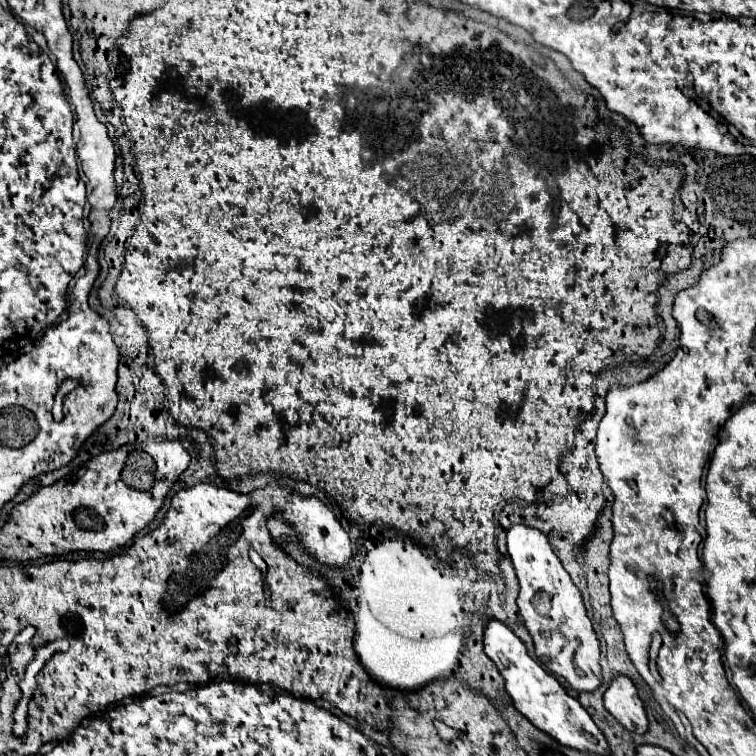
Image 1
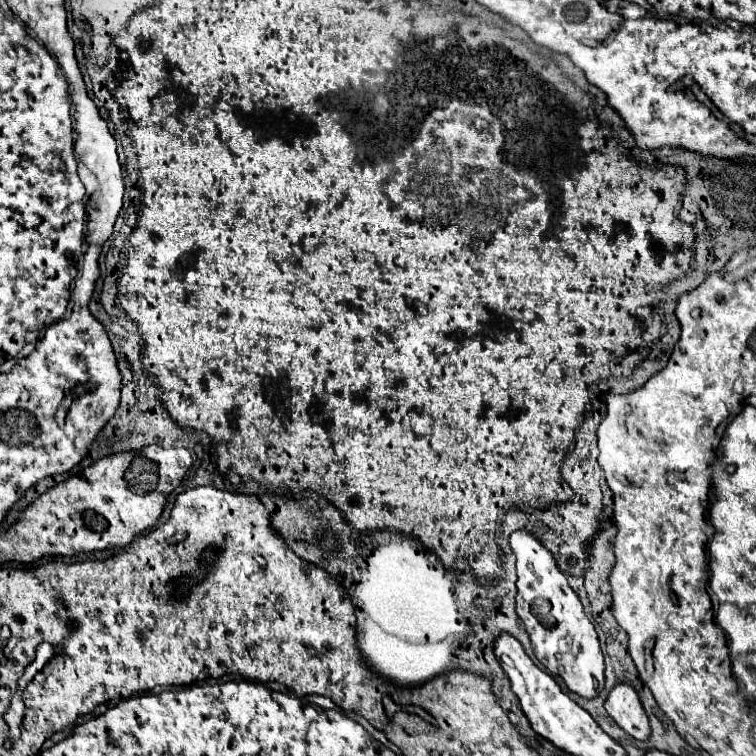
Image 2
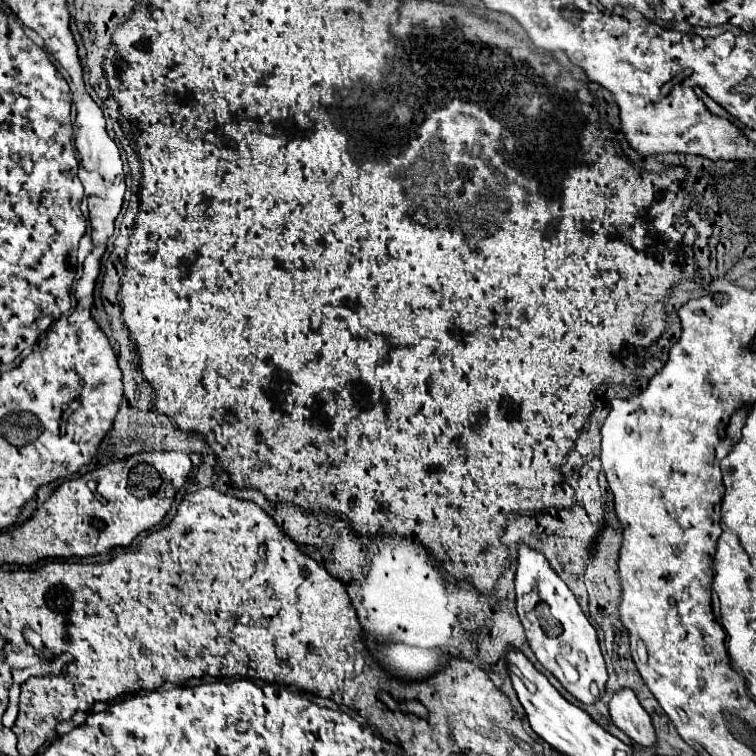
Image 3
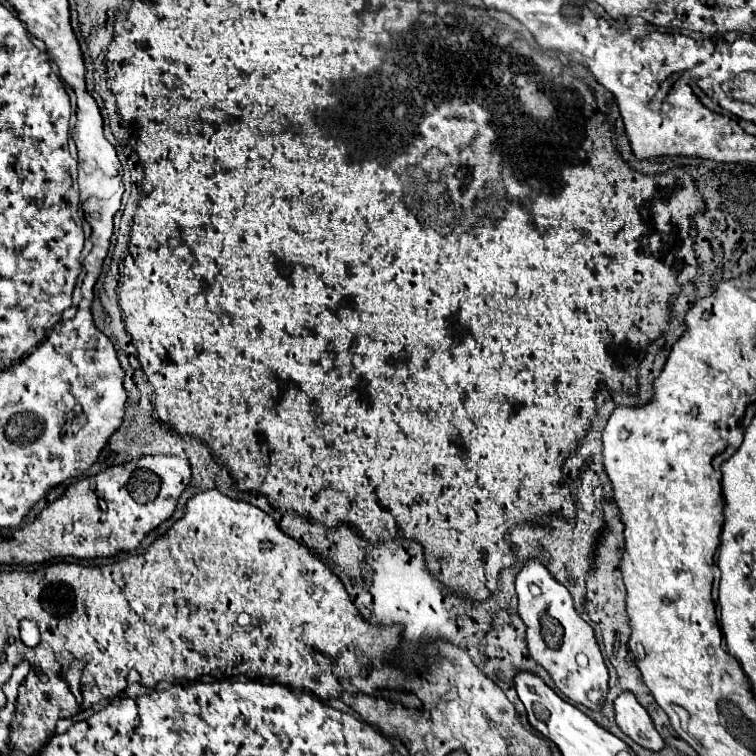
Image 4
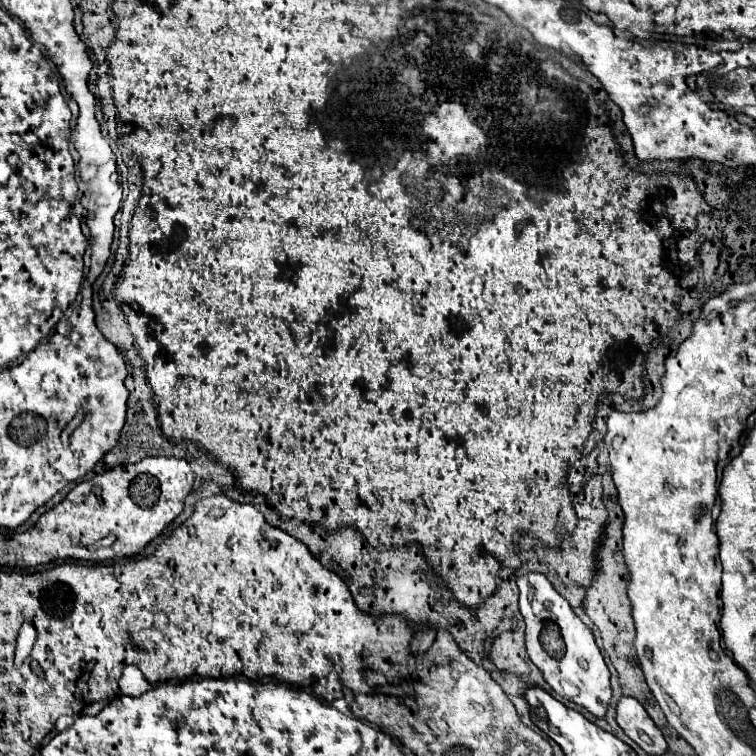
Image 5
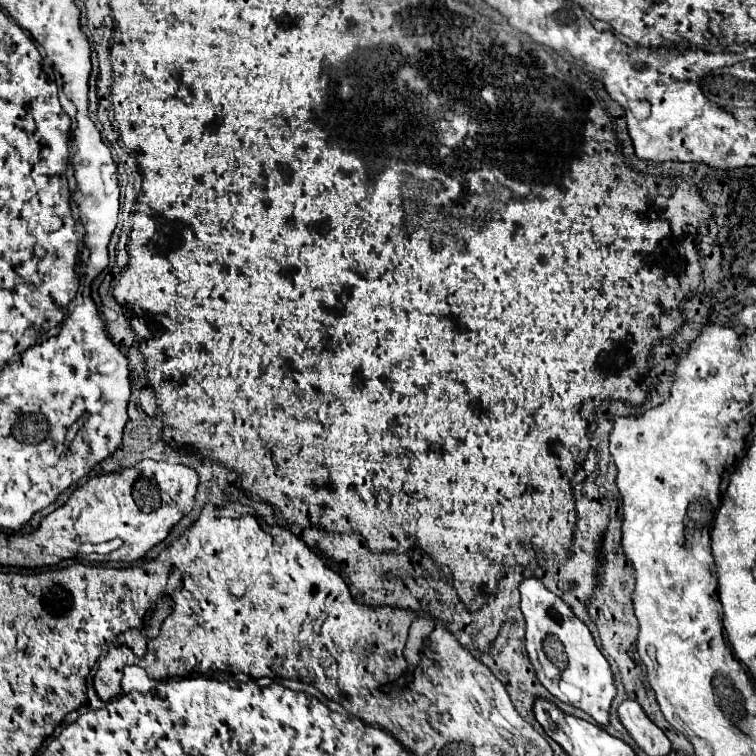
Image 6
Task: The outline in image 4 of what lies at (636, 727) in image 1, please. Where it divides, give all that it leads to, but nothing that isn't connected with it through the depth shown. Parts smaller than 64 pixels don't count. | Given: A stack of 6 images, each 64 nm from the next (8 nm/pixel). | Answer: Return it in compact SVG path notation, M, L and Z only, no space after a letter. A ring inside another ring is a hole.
M622 692L614 700L614 714L618 728L630 736L636 744L648 750L660 750L664 746L664 740L656 732L652 718L648 712L638 704L632 692Z

